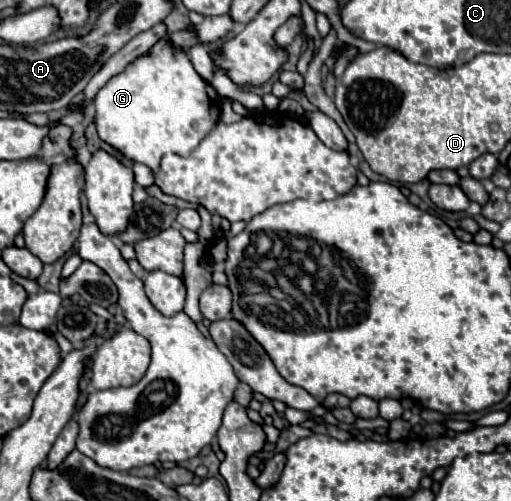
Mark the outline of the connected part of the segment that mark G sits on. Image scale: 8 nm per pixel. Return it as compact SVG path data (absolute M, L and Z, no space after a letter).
M160 39L148 53L132 61L120 75L112 77L94 97L96 107L96 129L102 141L118 149L126 159L148 165L154 173L160 169L160 159L164 153L192 155L200 141L212 131L220 119L220 95L206 83L188 61L186 53L172 47L166 39Z

